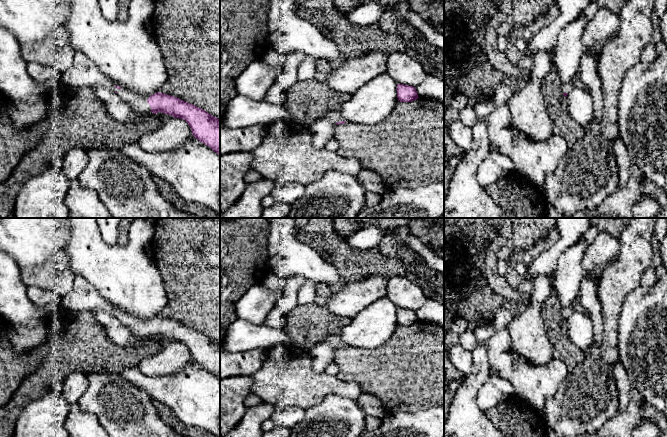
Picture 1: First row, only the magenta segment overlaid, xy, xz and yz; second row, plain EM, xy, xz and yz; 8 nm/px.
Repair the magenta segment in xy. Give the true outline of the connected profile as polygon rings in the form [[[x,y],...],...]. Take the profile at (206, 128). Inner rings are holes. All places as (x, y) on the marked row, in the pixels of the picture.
[[[75,51],[72,66],[61,74],[61,83],[68,88],[91,88],[92,86],[104,86],[117,93],[118,96],[136,112],[152,112],[154,114],[161,112],[167,115],[171,115],[174,118],[183,119],[190,126],[193,136],[200,142],[209,146],[214,152],[216,152],[220,156],[220,119],[212,116],[205,110],[193,104],[185,102],[171,95],[156,92],[150,97],[147,97],[140,96],[133,92],[122,89],[121,87],[114,85],[112,81],[106,75],[104,75],[99,70],[99,68],[85,56],[85,54],[80,51]]]

